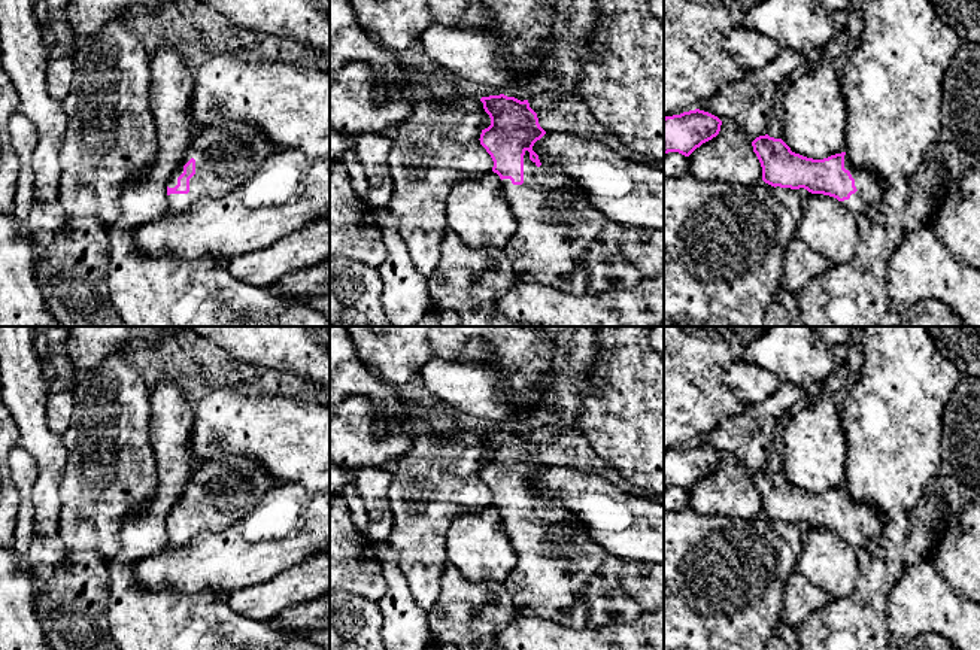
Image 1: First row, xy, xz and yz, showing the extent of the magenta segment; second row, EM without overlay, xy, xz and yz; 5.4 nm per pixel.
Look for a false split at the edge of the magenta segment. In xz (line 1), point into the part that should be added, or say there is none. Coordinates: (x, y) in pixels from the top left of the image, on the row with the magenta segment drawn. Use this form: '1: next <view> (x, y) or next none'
1: next xz (564, 242)

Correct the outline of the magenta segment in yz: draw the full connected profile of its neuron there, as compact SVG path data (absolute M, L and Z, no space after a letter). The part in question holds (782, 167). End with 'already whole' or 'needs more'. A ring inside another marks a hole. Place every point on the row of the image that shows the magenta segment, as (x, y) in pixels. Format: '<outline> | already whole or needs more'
M768 134L756 137L752 146L762 167L762 180L774 188L804 188L811 194L834 197L853 215L879 203L883 195L883 182L873 171L855 167L846 152L823 160L813 160L792 152L782 139L774 139Z | needs more

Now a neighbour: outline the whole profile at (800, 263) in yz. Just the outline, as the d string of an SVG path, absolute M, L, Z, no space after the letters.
M794 239L783 255L783 279L785 286L791 294L798 294L804 285L826 271L831 261L810 249L802 240Z

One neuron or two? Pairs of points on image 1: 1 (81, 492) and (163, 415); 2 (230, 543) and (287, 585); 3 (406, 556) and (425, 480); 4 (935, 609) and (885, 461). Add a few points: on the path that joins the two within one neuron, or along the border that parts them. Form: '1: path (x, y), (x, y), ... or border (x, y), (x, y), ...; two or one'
1: border (149, 391), (149, 446), (155, 461); two
2: border (306, 559), (267, 580), (242, 589); two
3: path (419, 537), (425, 500); one
4: border (907, 567), (888, 597); two

